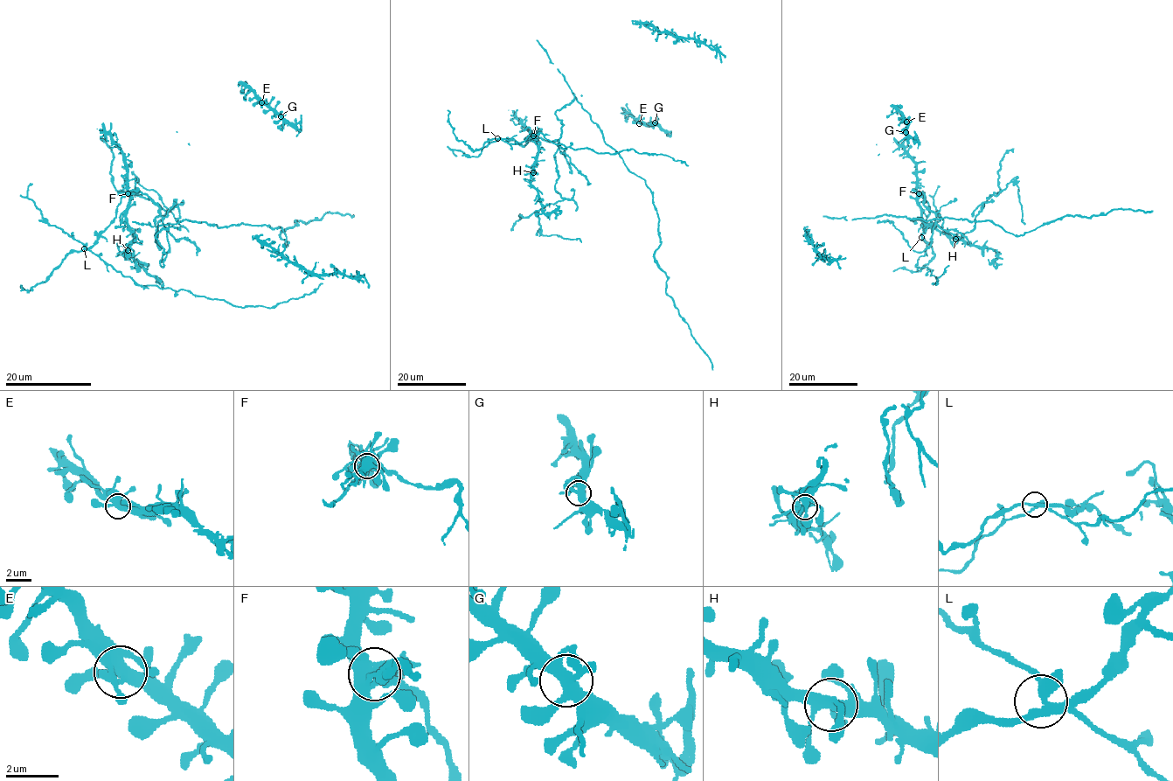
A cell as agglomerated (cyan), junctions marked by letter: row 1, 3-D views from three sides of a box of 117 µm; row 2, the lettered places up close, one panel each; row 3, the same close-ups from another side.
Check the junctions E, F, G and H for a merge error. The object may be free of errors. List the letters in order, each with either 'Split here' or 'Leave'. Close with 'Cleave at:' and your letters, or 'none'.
E: Leave
F: Split here
G: Leave
H: Leave
Cleave at: F

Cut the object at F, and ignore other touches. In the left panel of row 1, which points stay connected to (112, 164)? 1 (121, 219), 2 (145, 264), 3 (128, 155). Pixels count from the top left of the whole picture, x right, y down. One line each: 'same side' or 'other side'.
1: other side
2: other side
3: other side

